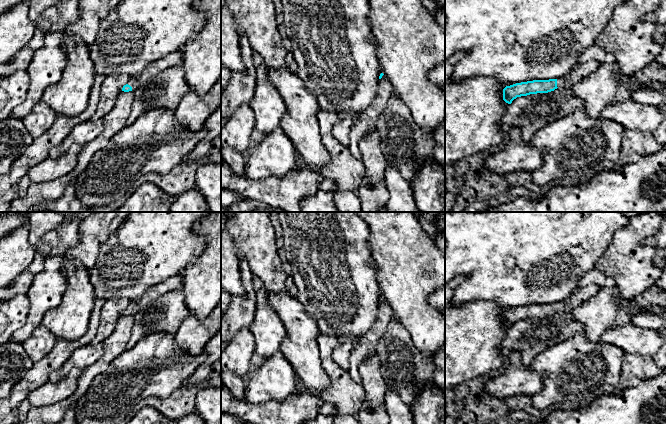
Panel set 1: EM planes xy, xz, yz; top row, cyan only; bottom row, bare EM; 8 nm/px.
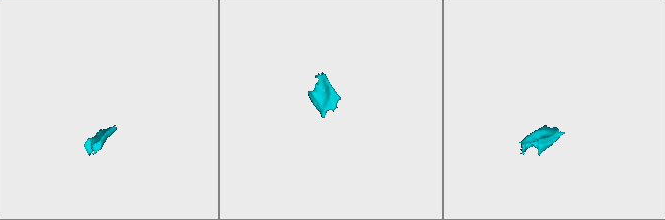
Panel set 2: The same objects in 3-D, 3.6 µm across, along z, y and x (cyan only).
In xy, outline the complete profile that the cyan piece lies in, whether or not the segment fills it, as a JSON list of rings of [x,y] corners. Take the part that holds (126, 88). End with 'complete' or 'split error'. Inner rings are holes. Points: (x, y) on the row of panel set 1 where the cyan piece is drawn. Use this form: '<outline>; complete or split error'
[[[178,50],[174,53],[170,53],[159,59],[150,65],[148,65],[142,74],[130,77],[126,85],[123,86],[122,91],[129,92],[135,91],[136,89],[143,86],[151,78],[156,77],[165,69],[168,69],[172,66],[182,64],[183,61],[183,52]]]; split error

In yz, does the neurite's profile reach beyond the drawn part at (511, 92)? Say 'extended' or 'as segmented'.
extended

